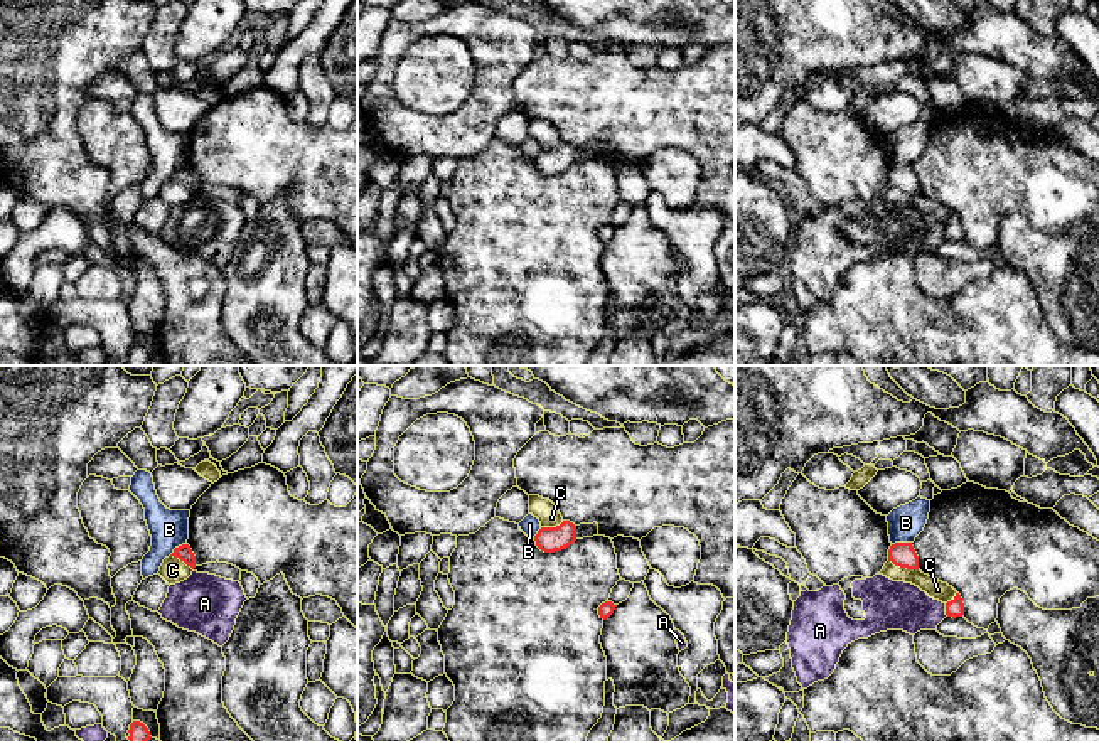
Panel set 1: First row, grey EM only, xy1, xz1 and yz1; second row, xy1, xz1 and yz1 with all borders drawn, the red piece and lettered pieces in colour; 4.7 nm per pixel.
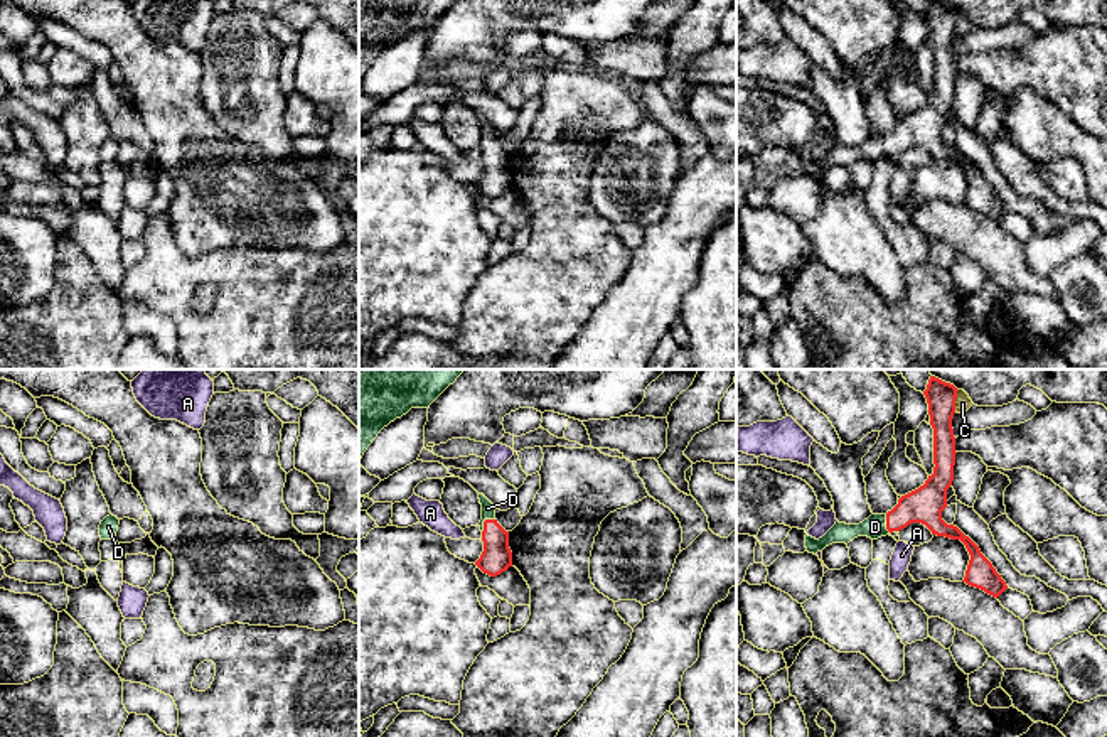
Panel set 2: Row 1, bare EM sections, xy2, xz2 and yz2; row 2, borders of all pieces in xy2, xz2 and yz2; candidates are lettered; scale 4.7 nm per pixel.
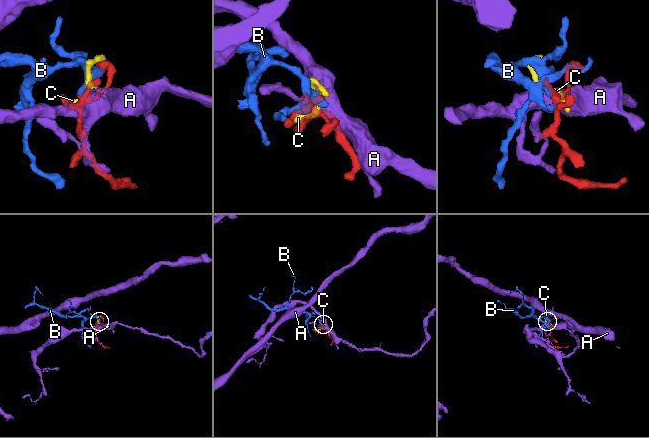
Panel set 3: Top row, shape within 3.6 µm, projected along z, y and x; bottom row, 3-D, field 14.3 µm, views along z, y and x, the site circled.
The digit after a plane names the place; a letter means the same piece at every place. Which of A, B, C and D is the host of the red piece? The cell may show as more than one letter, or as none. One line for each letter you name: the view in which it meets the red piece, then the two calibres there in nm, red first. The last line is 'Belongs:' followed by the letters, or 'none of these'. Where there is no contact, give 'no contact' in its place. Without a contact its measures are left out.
D: contact in yz2; calibres 170 and 110 nm
Belongs: D

